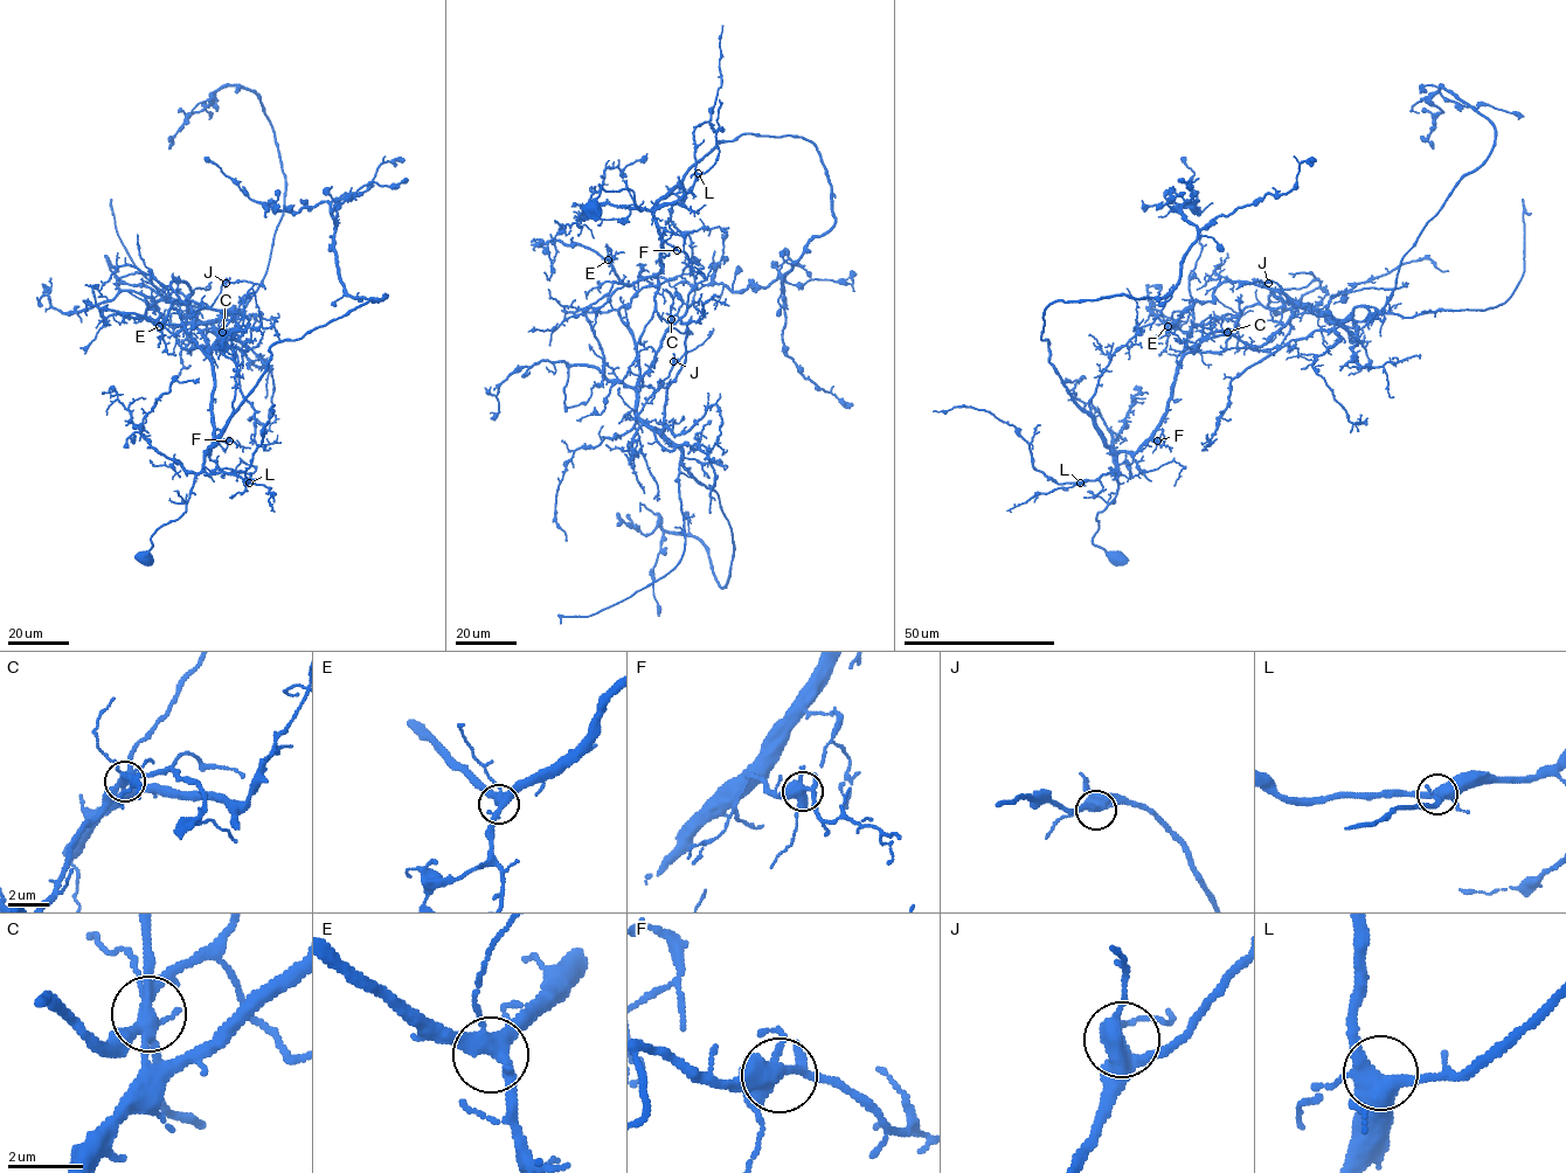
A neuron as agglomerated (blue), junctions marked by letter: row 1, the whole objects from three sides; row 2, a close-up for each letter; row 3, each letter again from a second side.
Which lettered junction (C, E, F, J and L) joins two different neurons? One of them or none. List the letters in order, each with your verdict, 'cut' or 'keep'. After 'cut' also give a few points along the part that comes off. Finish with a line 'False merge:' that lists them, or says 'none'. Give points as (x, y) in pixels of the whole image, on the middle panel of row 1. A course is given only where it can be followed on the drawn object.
C: cut; course (671, 319), (637, 415), (718, 494), (733, 556), (722, 587), (701, 542), (663, 533), (652, 570), (658, 616)
E: keep
F: keep
J: keep
L: keep
False merge: C

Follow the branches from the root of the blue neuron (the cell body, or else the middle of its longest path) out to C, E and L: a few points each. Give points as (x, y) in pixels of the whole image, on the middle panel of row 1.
C: (595, 207), (600, 185), (607, 191), (630, 189), (639, 210), (653, 210), (662, 245), (655, 310), (671, 319)
E: (595, 207), (600, 185), (630, 189), (660, 236), (653, 276), (625, 285), (608, 259)
L: (595, 207), (600, 185), (607, 191), (630, 189), (639, 210), (660, 208), (686, 194), (698, 173)

